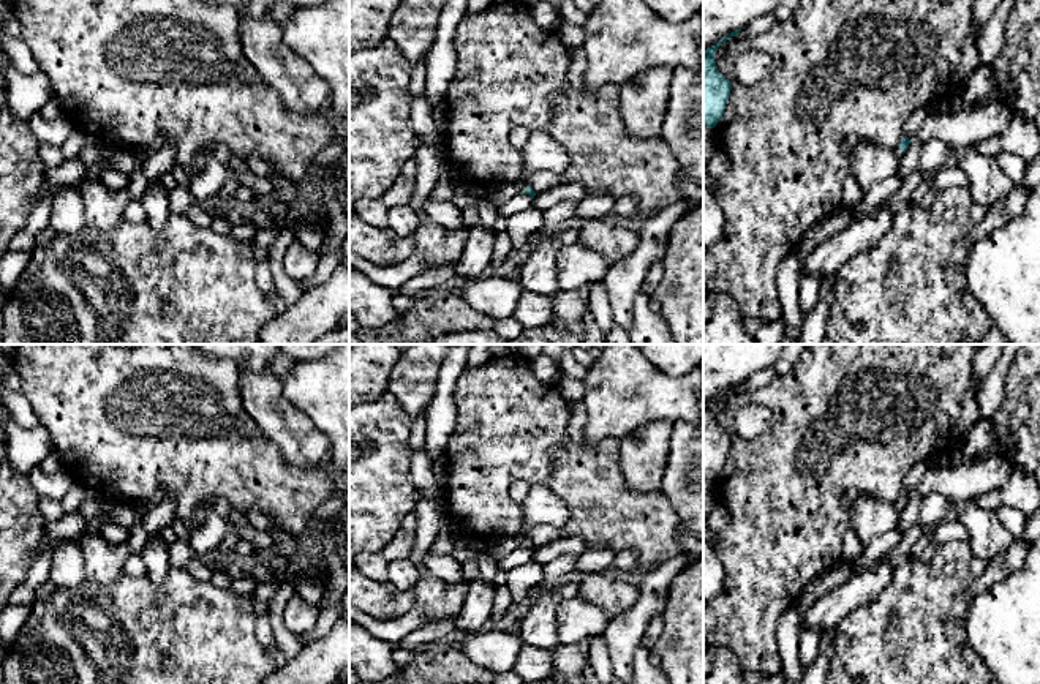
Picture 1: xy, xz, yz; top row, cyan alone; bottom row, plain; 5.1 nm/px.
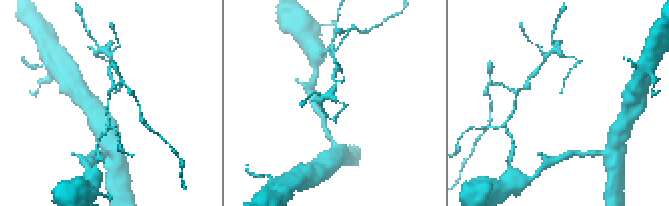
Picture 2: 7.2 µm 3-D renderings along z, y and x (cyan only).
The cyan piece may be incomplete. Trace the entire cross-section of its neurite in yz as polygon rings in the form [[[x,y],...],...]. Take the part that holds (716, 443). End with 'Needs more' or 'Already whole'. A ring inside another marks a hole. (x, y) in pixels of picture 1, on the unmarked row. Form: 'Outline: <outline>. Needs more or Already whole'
Outline: [[[741,382],[724,390],[716,400],[707,401],[703,404],[703,479],[714,482],[721,474],[732,438],[725,433],[716,420],[714,406],[725,396],[730,390],[737,390]]]. Already whole

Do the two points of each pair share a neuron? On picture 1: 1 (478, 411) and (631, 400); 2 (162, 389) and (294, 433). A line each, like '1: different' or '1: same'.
1: different
2: different

